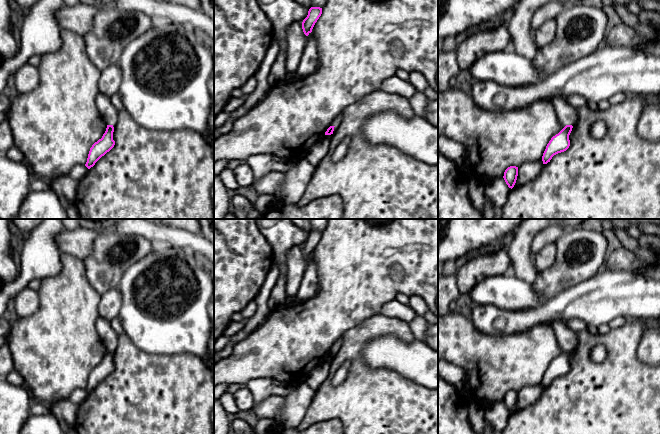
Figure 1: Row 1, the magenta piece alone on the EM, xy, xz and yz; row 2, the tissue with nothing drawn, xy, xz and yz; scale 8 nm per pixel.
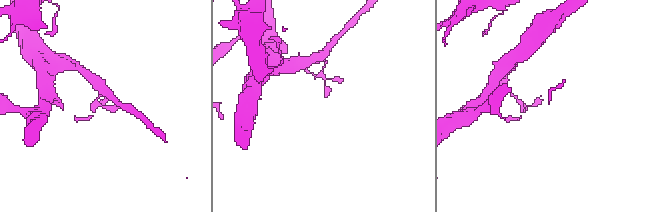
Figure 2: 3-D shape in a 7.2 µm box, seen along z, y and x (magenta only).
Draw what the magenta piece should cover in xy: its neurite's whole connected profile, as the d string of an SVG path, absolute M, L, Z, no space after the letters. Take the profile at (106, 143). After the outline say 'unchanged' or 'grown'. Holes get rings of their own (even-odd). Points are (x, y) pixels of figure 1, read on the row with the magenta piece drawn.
M107 125L106 131L102 138L92 145L85 164L88 169L93 167L102 156L114 147L115 141L113 140L113 132L113 125Z; unchanged

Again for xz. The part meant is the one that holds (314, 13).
M311 7L308 11L307 17L302 22L302 29L306 36L308 36L312 29L322 14L322 8L320 7Z; unchanged

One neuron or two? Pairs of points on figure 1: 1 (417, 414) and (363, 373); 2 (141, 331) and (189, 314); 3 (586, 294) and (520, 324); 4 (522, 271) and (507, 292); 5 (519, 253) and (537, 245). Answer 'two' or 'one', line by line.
1: one
2: one
3: one
4: two
5: two

